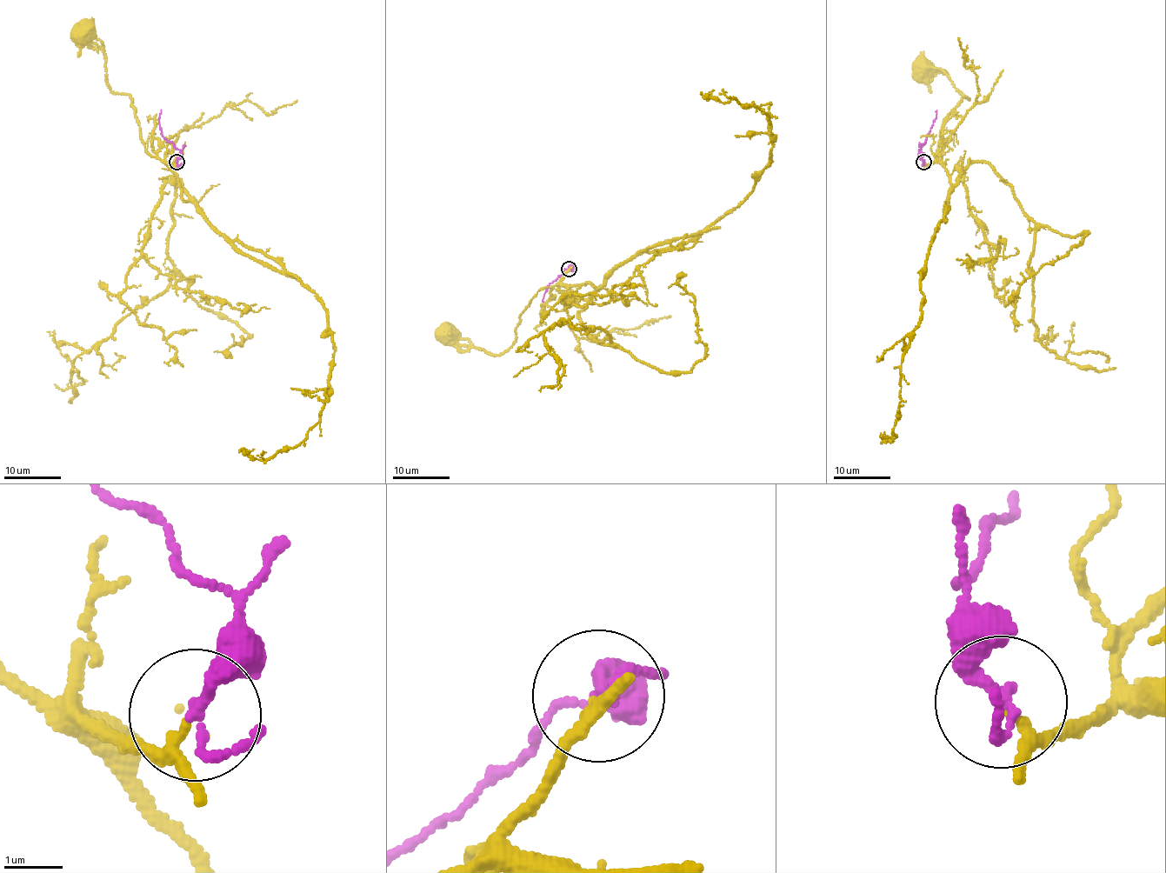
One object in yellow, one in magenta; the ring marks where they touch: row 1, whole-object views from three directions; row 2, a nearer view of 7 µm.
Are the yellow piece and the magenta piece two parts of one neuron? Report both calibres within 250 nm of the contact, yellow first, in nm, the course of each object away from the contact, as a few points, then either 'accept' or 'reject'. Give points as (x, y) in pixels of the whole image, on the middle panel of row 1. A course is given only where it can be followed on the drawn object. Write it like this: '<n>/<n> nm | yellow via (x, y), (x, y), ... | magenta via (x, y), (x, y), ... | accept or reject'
140/190 nm | yellow via (569, 269), (556, 285), (540, 290), (533, 296), (520, 316), (514, 343), (498, 355), (453, 343), (448, 335) | magenta via (569, 268), (549, 284), (543, 307) | accept

